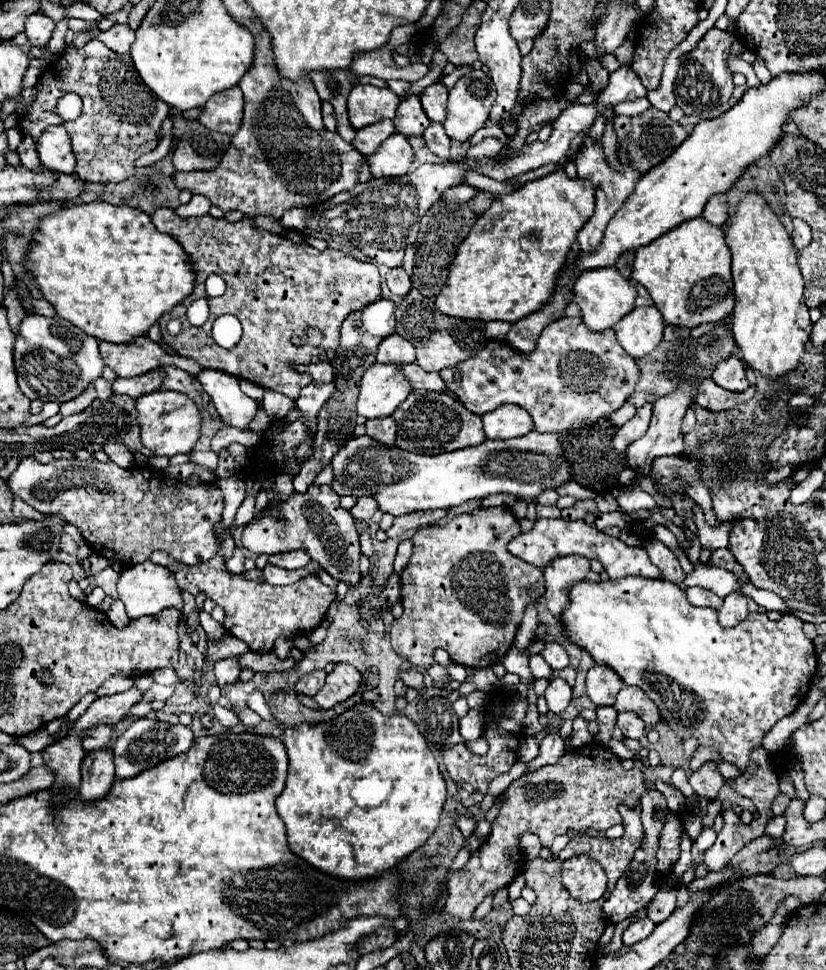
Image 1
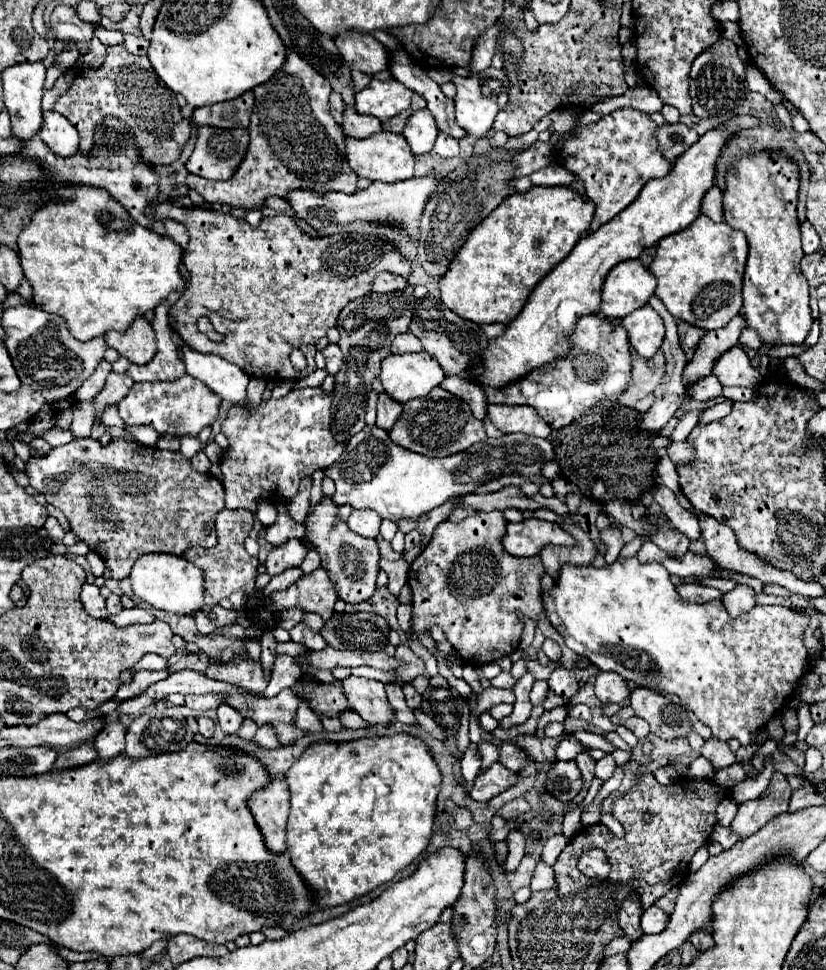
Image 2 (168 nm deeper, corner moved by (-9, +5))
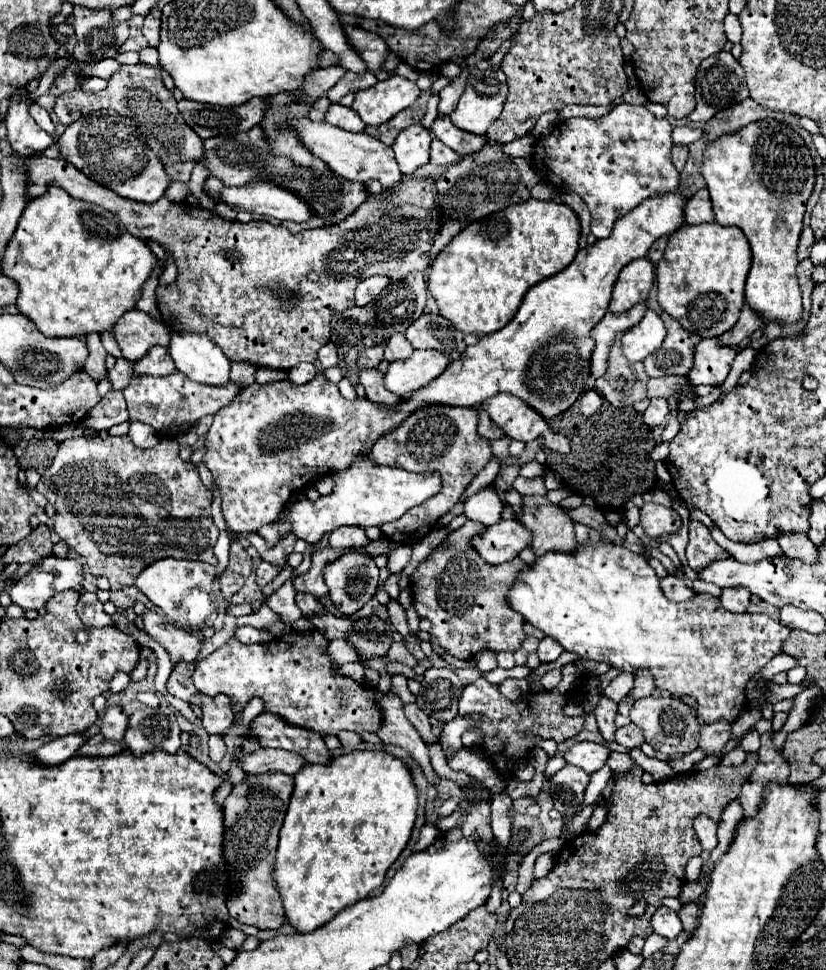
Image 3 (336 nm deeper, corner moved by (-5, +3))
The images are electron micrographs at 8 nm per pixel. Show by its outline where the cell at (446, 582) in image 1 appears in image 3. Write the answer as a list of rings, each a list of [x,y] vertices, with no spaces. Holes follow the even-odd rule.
[[[467,520],[459,530],[451,532],[413,574],[415,606],[421,618],[431,620],[431,646],[439,656],[447,652],[457,660],[471,660],[481,650],[515,652],[525,638],[523,618],[505,602],[505,594],[515,576],[525,568],[525,562],[517,556],[503,566],[487,566],[469,544],[471,536],[483,528],[483,524]]]

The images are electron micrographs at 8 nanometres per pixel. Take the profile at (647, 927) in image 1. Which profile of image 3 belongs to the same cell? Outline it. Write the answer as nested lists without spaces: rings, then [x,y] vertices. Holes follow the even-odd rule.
[[[659,906],[657,908],[657,912],[653,914],[653,920],[651,920],[651,926],[655,928],[657,934],[661,934],[661,936],[665,936],[669,940],[677,938],[679,932],[683,930],[677,912],[673,912],[673,910],[665,908],[665,906]]]

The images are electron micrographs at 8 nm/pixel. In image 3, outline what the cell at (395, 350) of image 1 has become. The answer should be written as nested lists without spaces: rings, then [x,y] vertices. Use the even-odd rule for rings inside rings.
[[[393,334],[385,346],[385,360],[395,362],[401,358],[409,358],[413,354],[413,346],[407,342],[403,334]]]

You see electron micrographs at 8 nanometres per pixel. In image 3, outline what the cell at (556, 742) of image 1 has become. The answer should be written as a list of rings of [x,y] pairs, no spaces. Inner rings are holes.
[[[577,742],[569,752],[565,752],[565,760],[567,760],[567,764],[583,768],[587,774],[593,774],[605,766],[609,754],[611,754],[611,750],[603,744]]]

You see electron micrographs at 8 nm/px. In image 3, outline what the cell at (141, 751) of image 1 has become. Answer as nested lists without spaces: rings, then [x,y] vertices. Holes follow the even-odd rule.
[[[141,708],[129,718],[125,742],[127,750],[137,756],[151,750],[177,752],[181,746],[179,734],[175,714],[163,714],[159,708]]]

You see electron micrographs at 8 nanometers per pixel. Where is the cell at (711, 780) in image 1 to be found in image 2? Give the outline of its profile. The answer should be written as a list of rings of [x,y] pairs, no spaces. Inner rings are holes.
[[[709,738],[705,742],[705,746],[701,748],[701,756],[707,758],[715,770],[721,770],[721,768],[729,768],[731,764],[735,764],[735,754],[729,750],[727,742],[721,742],[721,740],[713,740]]]

